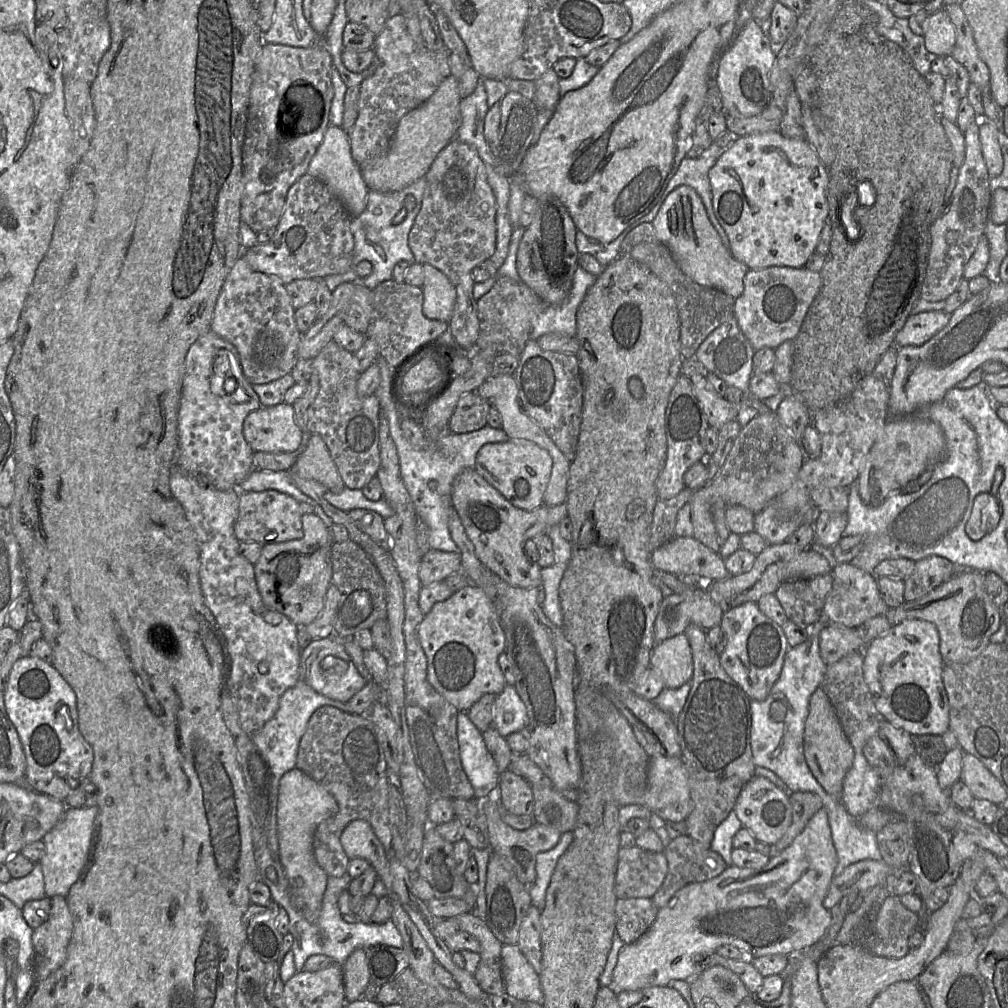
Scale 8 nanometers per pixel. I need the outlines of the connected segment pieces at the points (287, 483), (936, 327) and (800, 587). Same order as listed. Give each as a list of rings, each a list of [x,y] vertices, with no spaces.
[[[253,469],[247,478],[238,486],[239,492],[259,492],[264,490],[276,490],[287,494],[299,503],[305,502],[314,508],[316,514],[323,523],[331,528],[334,522],[326,515],[319,504],[304,494],[293,482],[291,471],[272,471]]]
[[[927,311],[910,315],[903,328],[898,331],[894,345],[921,346],[941,331],[948,323],[950,315],[944,311]]]
[[[831,572],[808,579],[782,581],[774,595],[788,620],[807,627],[821,618],[826,597],[832,585]]]

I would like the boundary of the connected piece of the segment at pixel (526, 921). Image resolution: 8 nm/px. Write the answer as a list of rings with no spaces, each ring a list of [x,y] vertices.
[[[530,905],[521,923],[517,945],[537,974],[541,972],[541,911]]]

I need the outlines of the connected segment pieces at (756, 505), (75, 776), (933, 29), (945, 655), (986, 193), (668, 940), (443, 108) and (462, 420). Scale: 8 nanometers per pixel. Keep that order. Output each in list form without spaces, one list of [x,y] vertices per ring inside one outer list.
[[[775,411],[759,414],[740,430],[725,463],[712,480],[694,491],[691,505],[693,537],[704,546],[719,553],[721,546],[711,515],[711,505],[722,498],[728,505],[741,505],[758,513],[793,484],[806,458],[803,447]]]
[[[20,657],[11,669],[4,700],[25,753],[28,787],[64,801],[72,790],[89,779],[94,760],[93,749],[78,728],[75,692],[51,663]]]
[[[944,9],[929,14],[924,23],[923,37],[929,52],[940,57],[951,55],[956,43],[956,32]]]
[[[974,570],[953,575],[924,597],[911,602],[904,602],[895,608],[889,608],[884,616],[892,626],[910,619],[925,620],[932,623],[939,634],[939,650],[944,664],[967,663],[974,659],[988,646],[991,635],[999,629],[1002,621],[1001,608],[993,604],[985,591],[983,573]]]
[[[975,117],[964,132],[965,159],[959,168],[951,199],[931,227],[931,248],[920,298],[928,302],[945,301],[958,287],[964,268],[984,234],[991,203],[990,176],[982,155],[979,139],[979,117]]]
[[[821,807],[807,822],[804,829],[794,838],[789,846],[779,854],[769,857],[768,862],[761,868],[742,868],[729,865],[722,873],[714,878],[703,882],[690,883],[678,890],[668,901],[667,905],[660,908],[651,926],[633,943],[625,944],[618,954],[617,962],[612,975],[610,988],[615,993],[622,991],[636,991],[654,986],[667,986],[671,980],[690,981],[701,973],[701,959],[716,953],[716,949],[724,944],[737,947],[748,958],[760,957],[770,954],[802,954],[801,952],[816,943],[826,932],[831,923],[831,911],[823,906],[823,900],[827,894],[829,885],[833,878],[833,871],[837,864],[837,854],[831,838],[831,830],[828,822],[828,814],[824,807]]]
[[[448,76],[422,105],[399,121],[387,152],[360,165],[369,190],[399,191],[425,177],[438,154],[453,140],[462,123],[459,79]]]
[[[476,391],[461,396],[449,420],[448,427],[455,434],[464,434],[480,430],[488,424],[491,407],[489,400],[479,396]]]

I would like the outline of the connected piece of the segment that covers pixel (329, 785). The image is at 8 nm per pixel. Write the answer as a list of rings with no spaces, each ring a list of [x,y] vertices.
[[[331,706],[319,708],[309,719],[299,742],[296,768],[327,790],[338,806],[336,814],[323,820],[313,835],[315,860],[328,876],[341,877],[347,873],[350,860],[343,850],[340,837],[351,821],[367,821],[383,848],[391,853],[388,767],[380,731],[370,719]]]

